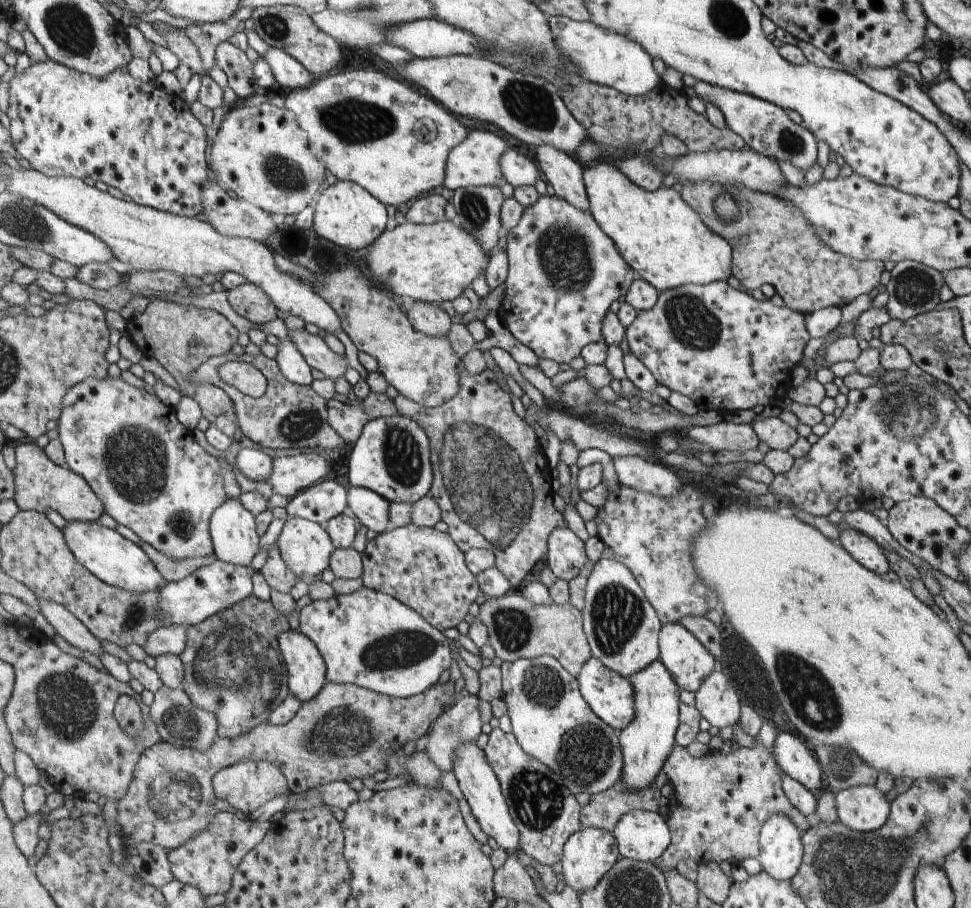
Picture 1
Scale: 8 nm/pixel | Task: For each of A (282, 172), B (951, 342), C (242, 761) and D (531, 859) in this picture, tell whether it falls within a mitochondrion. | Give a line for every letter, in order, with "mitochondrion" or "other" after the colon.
A: mitochondrion
B: other
C: other
D: other

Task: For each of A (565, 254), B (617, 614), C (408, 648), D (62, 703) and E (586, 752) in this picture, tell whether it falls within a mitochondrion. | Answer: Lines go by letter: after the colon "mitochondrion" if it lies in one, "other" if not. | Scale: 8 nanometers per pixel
A: mitochondrion
B: mitochondrion
C: mitochondrion
D: mitochondrion
E: mitochondrion

